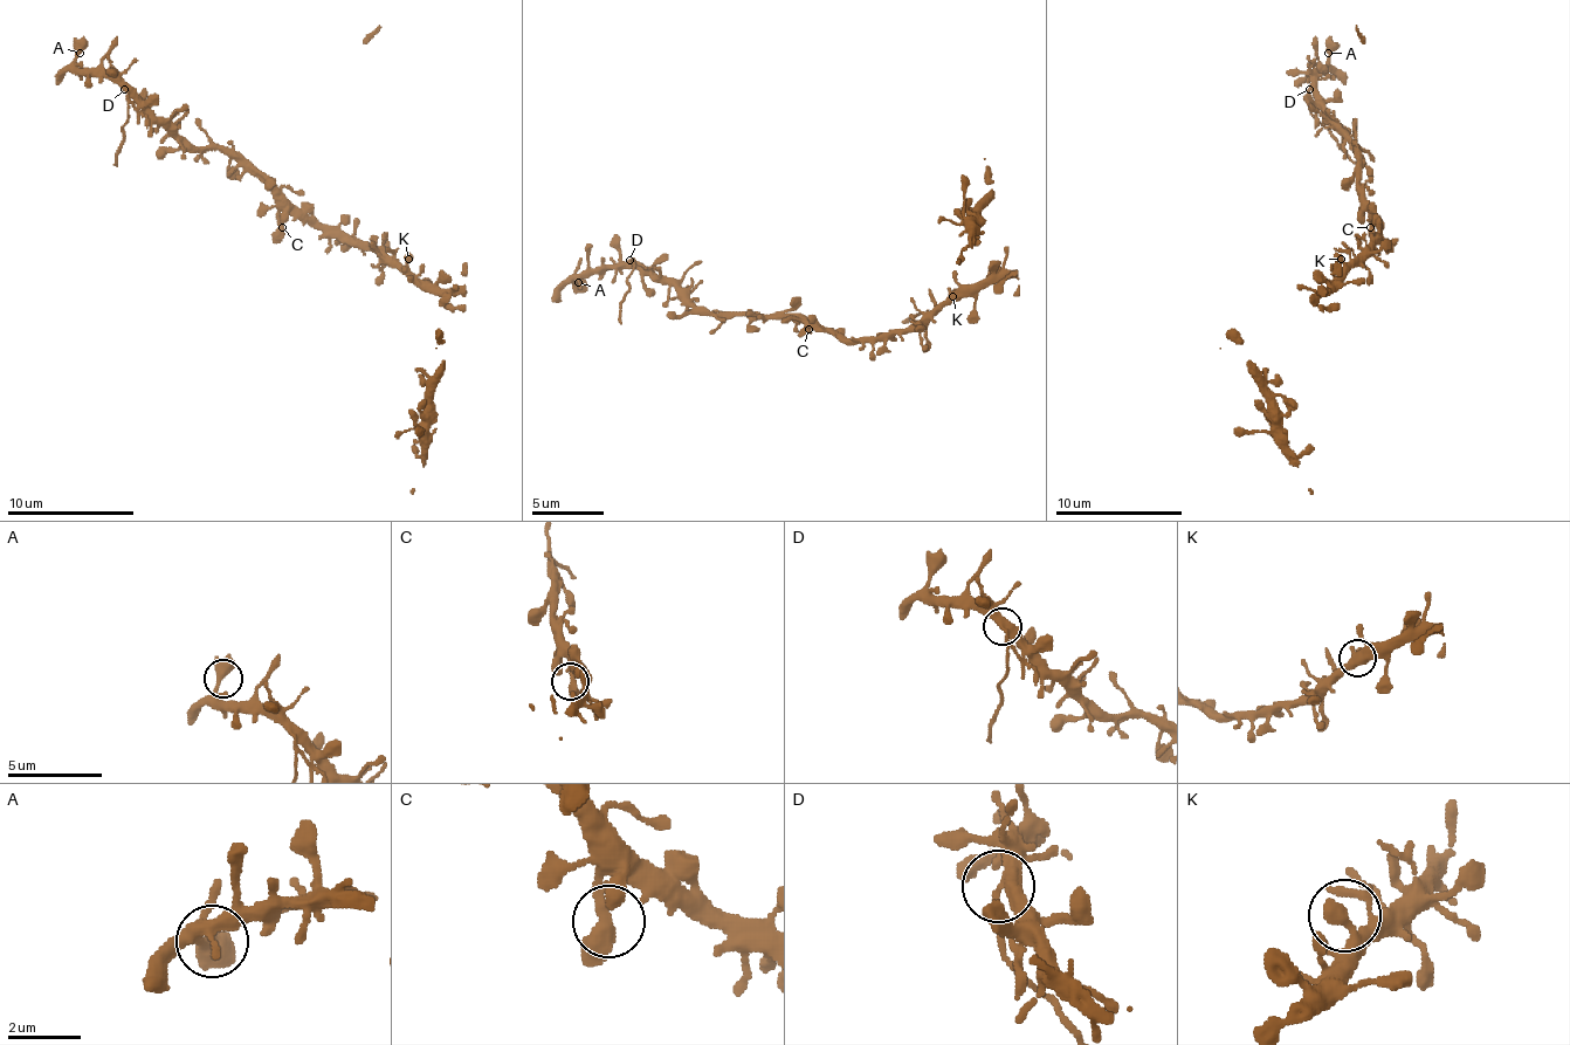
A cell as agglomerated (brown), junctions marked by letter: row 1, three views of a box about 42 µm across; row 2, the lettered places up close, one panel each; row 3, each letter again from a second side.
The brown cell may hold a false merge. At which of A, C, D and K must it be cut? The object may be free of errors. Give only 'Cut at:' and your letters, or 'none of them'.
Cut at: D

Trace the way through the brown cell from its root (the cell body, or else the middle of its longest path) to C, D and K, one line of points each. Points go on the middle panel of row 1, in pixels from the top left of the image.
C: (874, 339), (841, 339), (820, 329), (808, 329)
D: (874, 339), (838, 339), (808, 322), (791, 322), (787, 318), (701, 314), (672, 286), (644, 275), (628, 260)
K: (874, 339), (885, 339), (902, 329), (921, 325), (952, 296)

